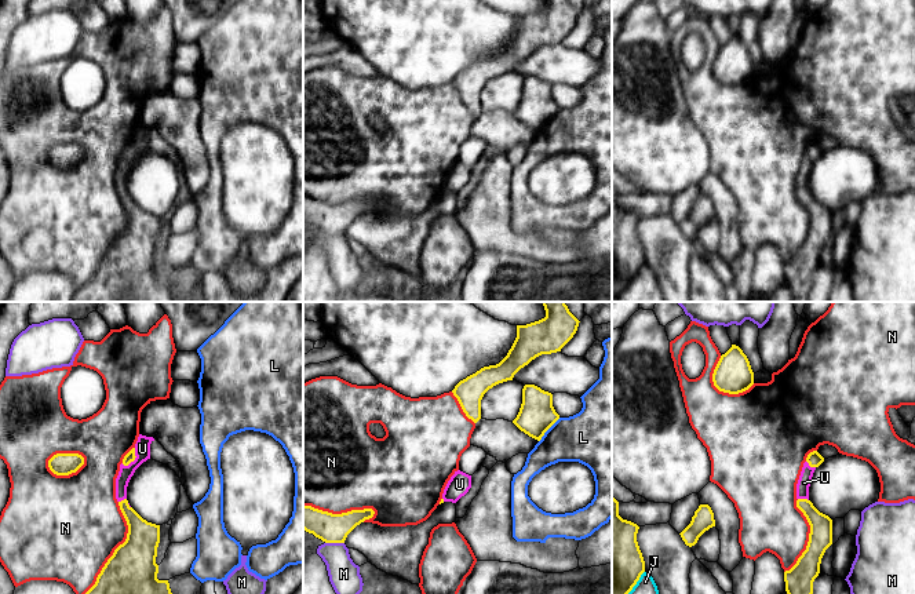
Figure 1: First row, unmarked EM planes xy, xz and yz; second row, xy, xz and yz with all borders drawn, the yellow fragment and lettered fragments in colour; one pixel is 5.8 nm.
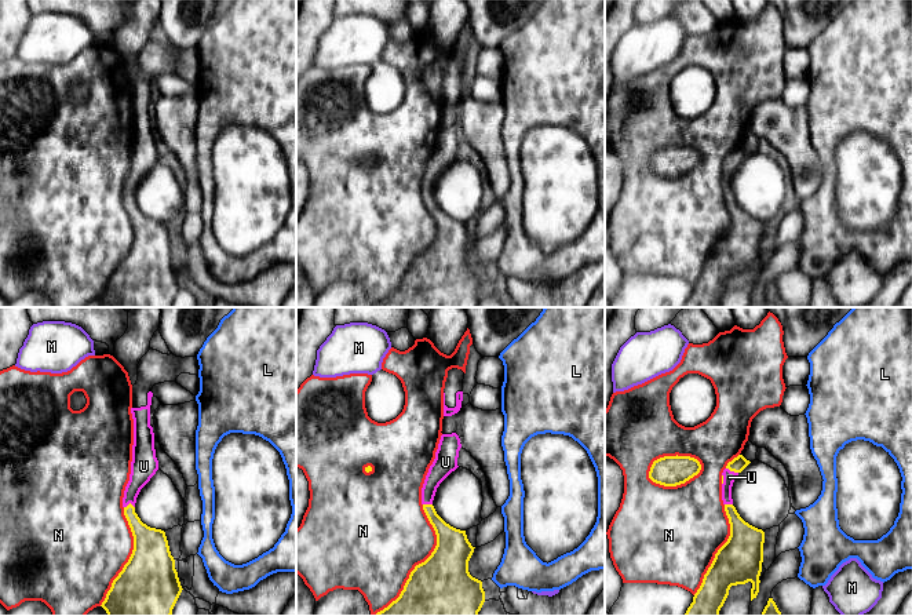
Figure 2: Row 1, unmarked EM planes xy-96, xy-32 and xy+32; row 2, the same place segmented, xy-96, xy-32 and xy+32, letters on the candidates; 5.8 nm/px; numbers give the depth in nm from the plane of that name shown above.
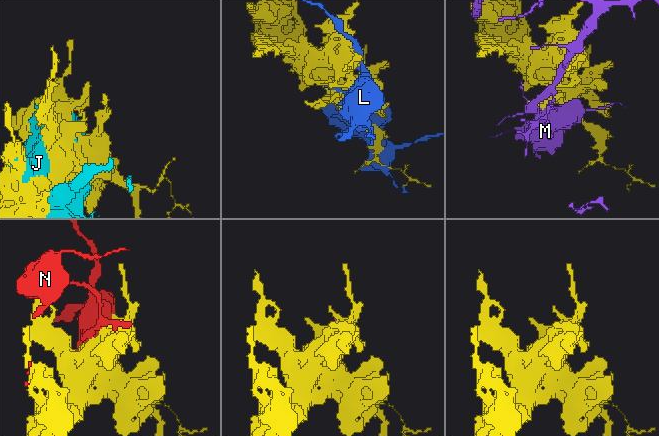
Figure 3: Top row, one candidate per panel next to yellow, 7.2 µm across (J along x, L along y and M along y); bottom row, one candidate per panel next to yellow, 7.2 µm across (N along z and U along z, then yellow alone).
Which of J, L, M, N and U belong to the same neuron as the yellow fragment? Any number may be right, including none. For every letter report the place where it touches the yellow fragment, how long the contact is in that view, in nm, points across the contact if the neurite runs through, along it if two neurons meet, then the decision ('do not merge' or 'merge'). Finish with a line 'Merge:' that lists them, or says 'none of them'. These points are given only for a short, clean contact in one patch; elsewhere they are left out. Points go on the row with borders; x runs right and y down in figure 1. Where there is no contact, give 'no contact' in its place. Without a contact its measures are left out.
J: contact yz (637, 580); length 170 nm; do not merge
L: contact xz (547, 429); length 190 nm; do not merge
M: contact xz (335, 542); length 110 nm; do not merge
N: contact xy (117, 547); length 550 nm; do not merge
U: contact xy (134, 459); length 130 nm; merge
Merge: U

